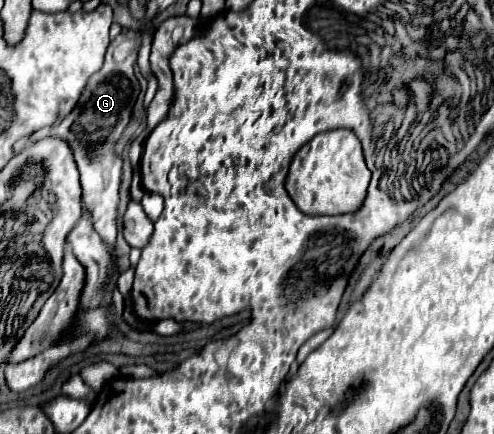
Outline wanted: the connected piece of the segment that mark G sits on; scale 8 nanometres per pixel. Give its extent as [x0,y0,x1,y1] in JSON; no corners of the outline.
[36,32,140,242]

